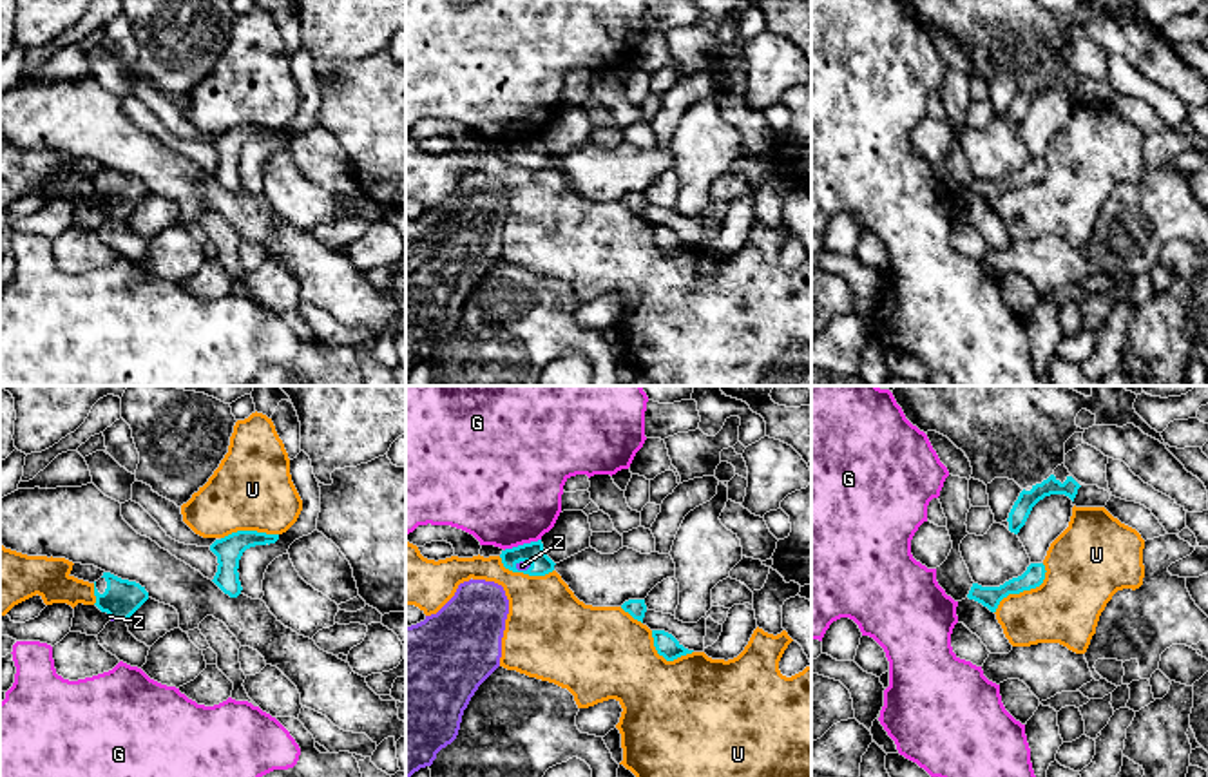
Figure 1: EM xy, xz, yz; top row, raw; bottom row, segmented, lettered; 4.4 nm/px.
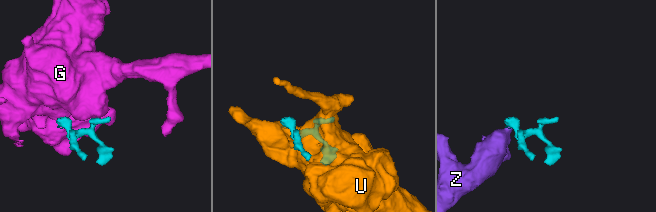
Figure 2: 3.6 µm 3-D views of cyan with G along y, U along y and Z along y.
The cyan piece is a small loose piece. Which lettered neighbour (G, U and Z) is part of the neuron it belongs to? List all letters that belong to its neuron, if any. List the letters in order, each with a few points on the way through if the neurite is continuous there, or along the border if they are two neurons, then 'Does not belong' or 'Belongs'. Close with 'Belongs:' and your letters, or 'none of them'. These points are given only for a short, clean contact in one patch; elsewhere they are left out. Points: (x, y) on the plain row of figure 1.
G: Boundary: xz (540, 133), (504, 145). Does not belong
U: Does not belong
Z: Path across: xz (533, 147), (522, 154), (522, 160). Belongs
Belongs: Z

